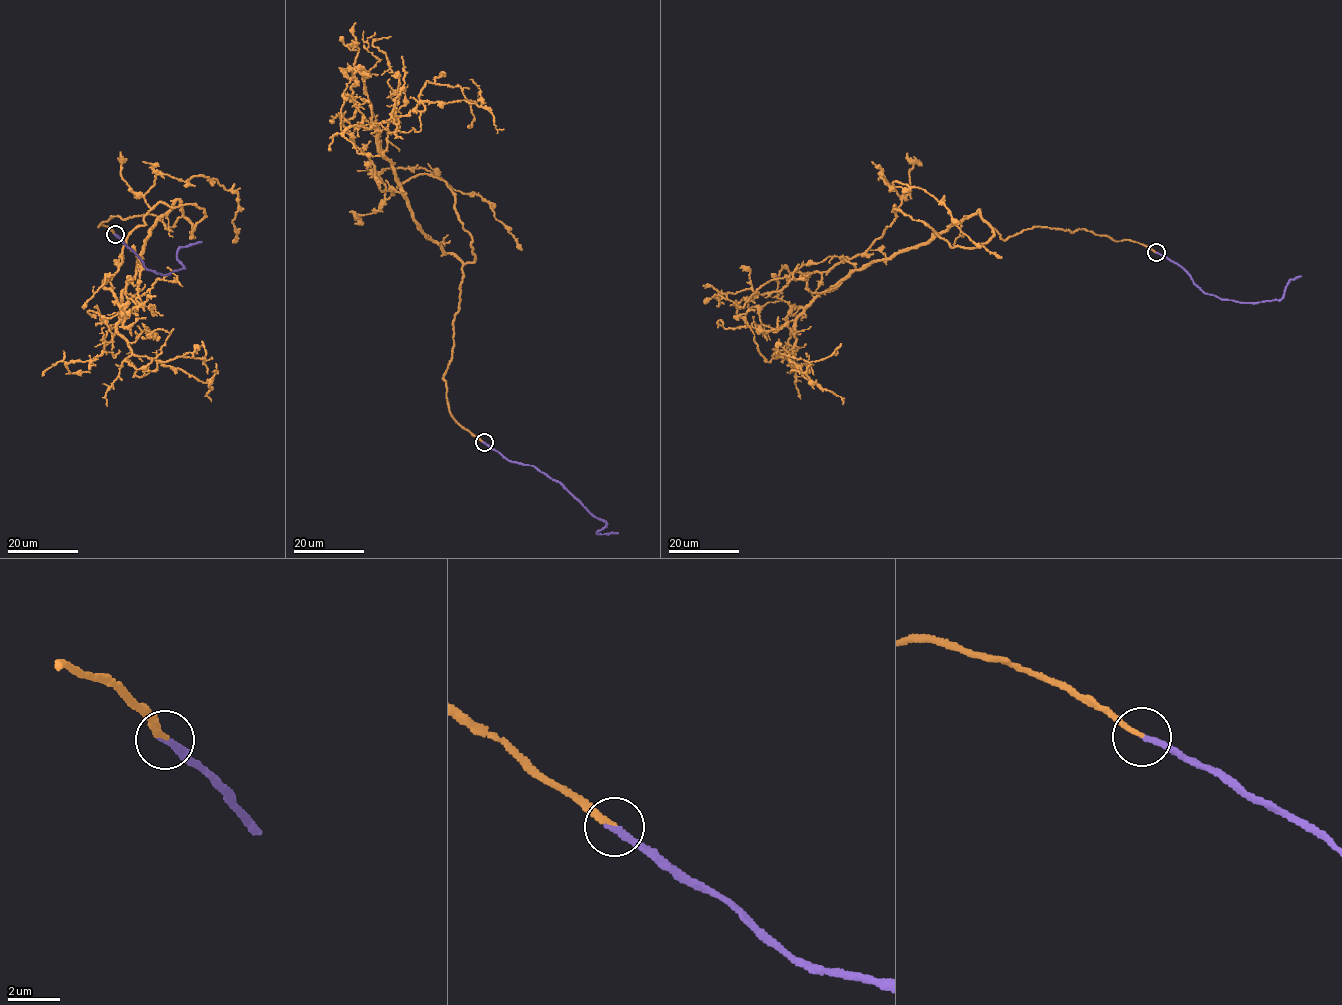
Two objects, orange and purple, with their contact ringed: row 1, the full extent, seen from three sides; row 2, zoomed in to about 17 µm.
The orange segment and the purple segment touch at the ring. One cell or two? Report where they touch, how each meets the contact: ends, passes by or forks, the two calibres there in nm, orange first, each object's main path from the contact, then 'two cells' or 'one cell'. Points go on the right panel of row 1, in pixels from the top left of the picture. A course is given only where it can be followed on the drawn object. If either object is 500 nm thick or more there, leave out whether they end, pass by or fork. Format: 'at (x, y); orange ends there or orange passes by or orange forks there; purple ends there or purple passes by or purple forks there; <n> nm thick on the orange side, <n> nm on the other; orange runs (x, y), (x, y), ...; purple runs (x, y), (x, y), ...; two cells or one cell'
at (1156, 252); orange ends there; purple ends there; 200 nm thick on the orange side, 240 nm on the other; orange runs (1156, 252), (1081, 228), (1003, 240), (979, 209), (822, 292), (795, 320), (795, 350), (773, 353), (835, 355); purple runs (1156, 252), (1184, 268), (1194, 284), (1206, 293), (1237, 302), (1280, 300), (1286, 285), (1301, 276); one cell

